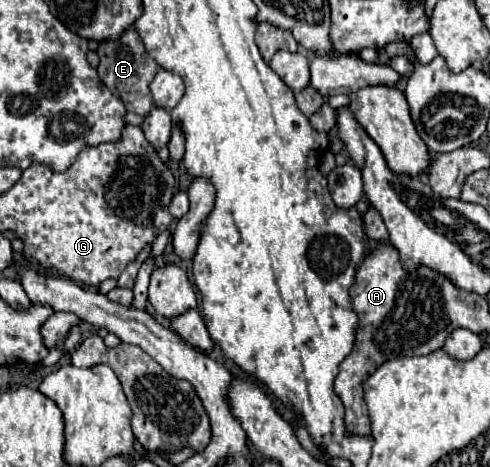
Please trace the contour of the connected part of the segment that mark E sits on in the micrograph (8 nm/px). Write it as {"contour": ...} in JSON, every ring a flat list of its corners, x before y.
{"contour":[[135,27,127,29,119,39,99,43,97,55,99,55,99,61,101,61,99,69,97,69,99,79,107,85,107,89,113,95,119,95,119,99,123,101,127,111,137,113,137,115,147,115,153,109,149,83,157,73,157,63,153,59,149,59,147,51,145,51,145,45,143,45,139,33,135,31]]}

